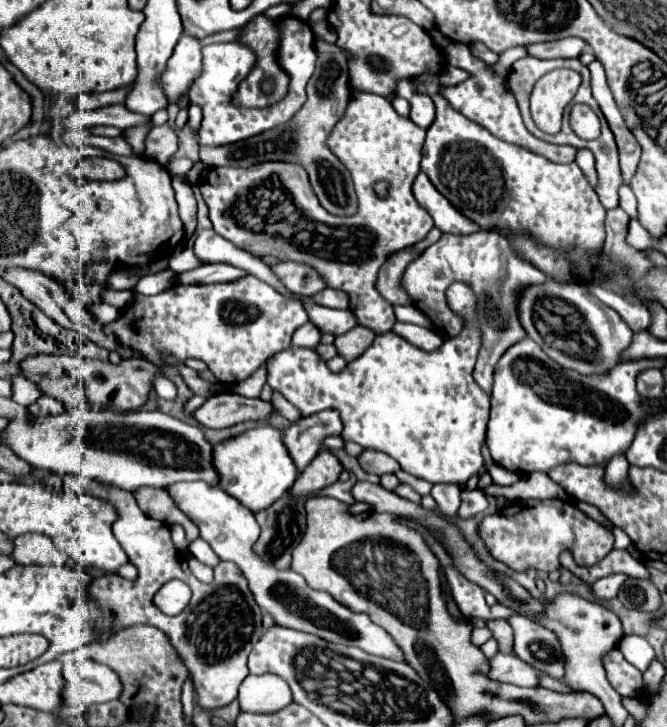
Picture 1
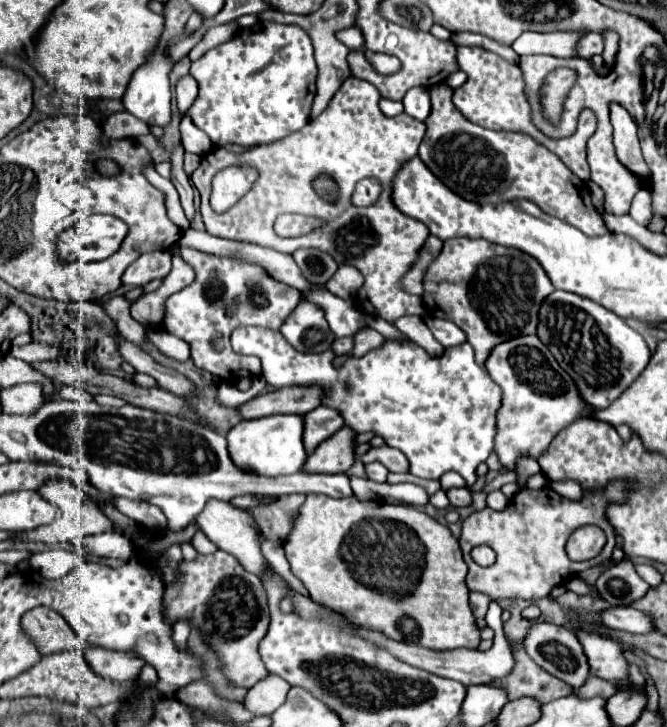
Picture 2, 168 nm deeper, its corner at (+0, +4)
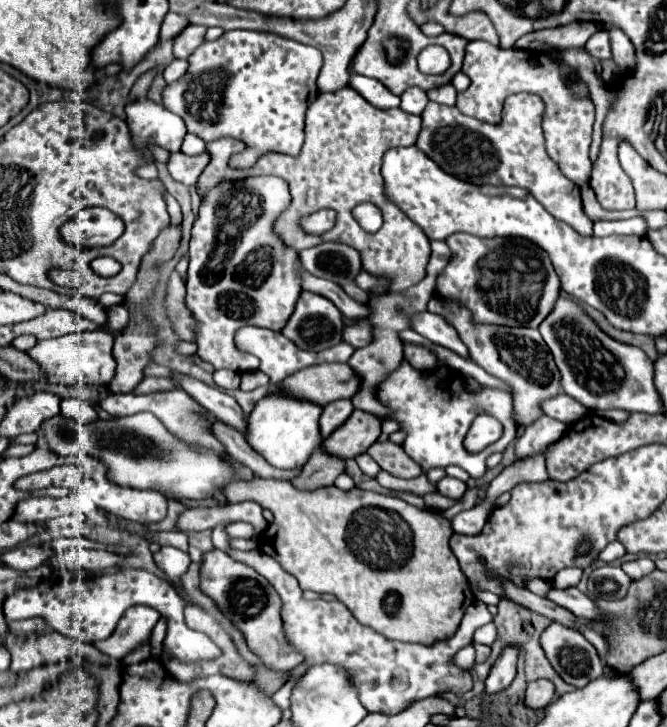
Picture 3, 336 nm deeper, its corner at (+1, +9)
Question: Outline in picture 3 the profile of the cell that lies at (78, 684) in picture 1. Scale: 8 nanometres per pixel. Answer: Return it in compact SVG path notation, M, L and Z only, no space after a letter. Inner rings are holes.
M146 606L128 608L128 612L118 622L114 634L106 640L100 640L94 646L106 656L112 656L114 660L122 660L128 652L132 652L136 646L140 646L150 638L158 618L160 614L154 608L146 608Z

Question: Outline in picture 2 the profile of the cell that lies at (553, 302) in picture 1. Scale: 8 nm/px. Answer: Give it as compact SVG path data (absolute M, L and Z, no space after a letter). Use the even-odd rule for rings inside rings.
M553 291L547 297L547 301L543 301L539 309L537 335L549 347L549 351L559 361L559 365L575 379L581 391L581 397L595 409L609 407L623 393L623 389L627 389L641 375L641 371L647 367L649 357L651 357L651 351L647 343L643 341L643 337L637 331L633 331L625 323L625 319L617 317L609 309L603 309L603 305L595 301L587 301L587 297L579 297L567 291Z

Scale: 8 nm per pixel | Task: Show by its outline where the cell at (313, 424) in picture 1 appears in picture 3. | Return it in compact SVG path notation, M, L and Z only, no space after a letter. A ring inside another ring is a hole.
M336 400L324 406L324 412L320 416L320 434L322 438L328 438L338 426L342 426L350 414L354 412L354 406L350 400Z

